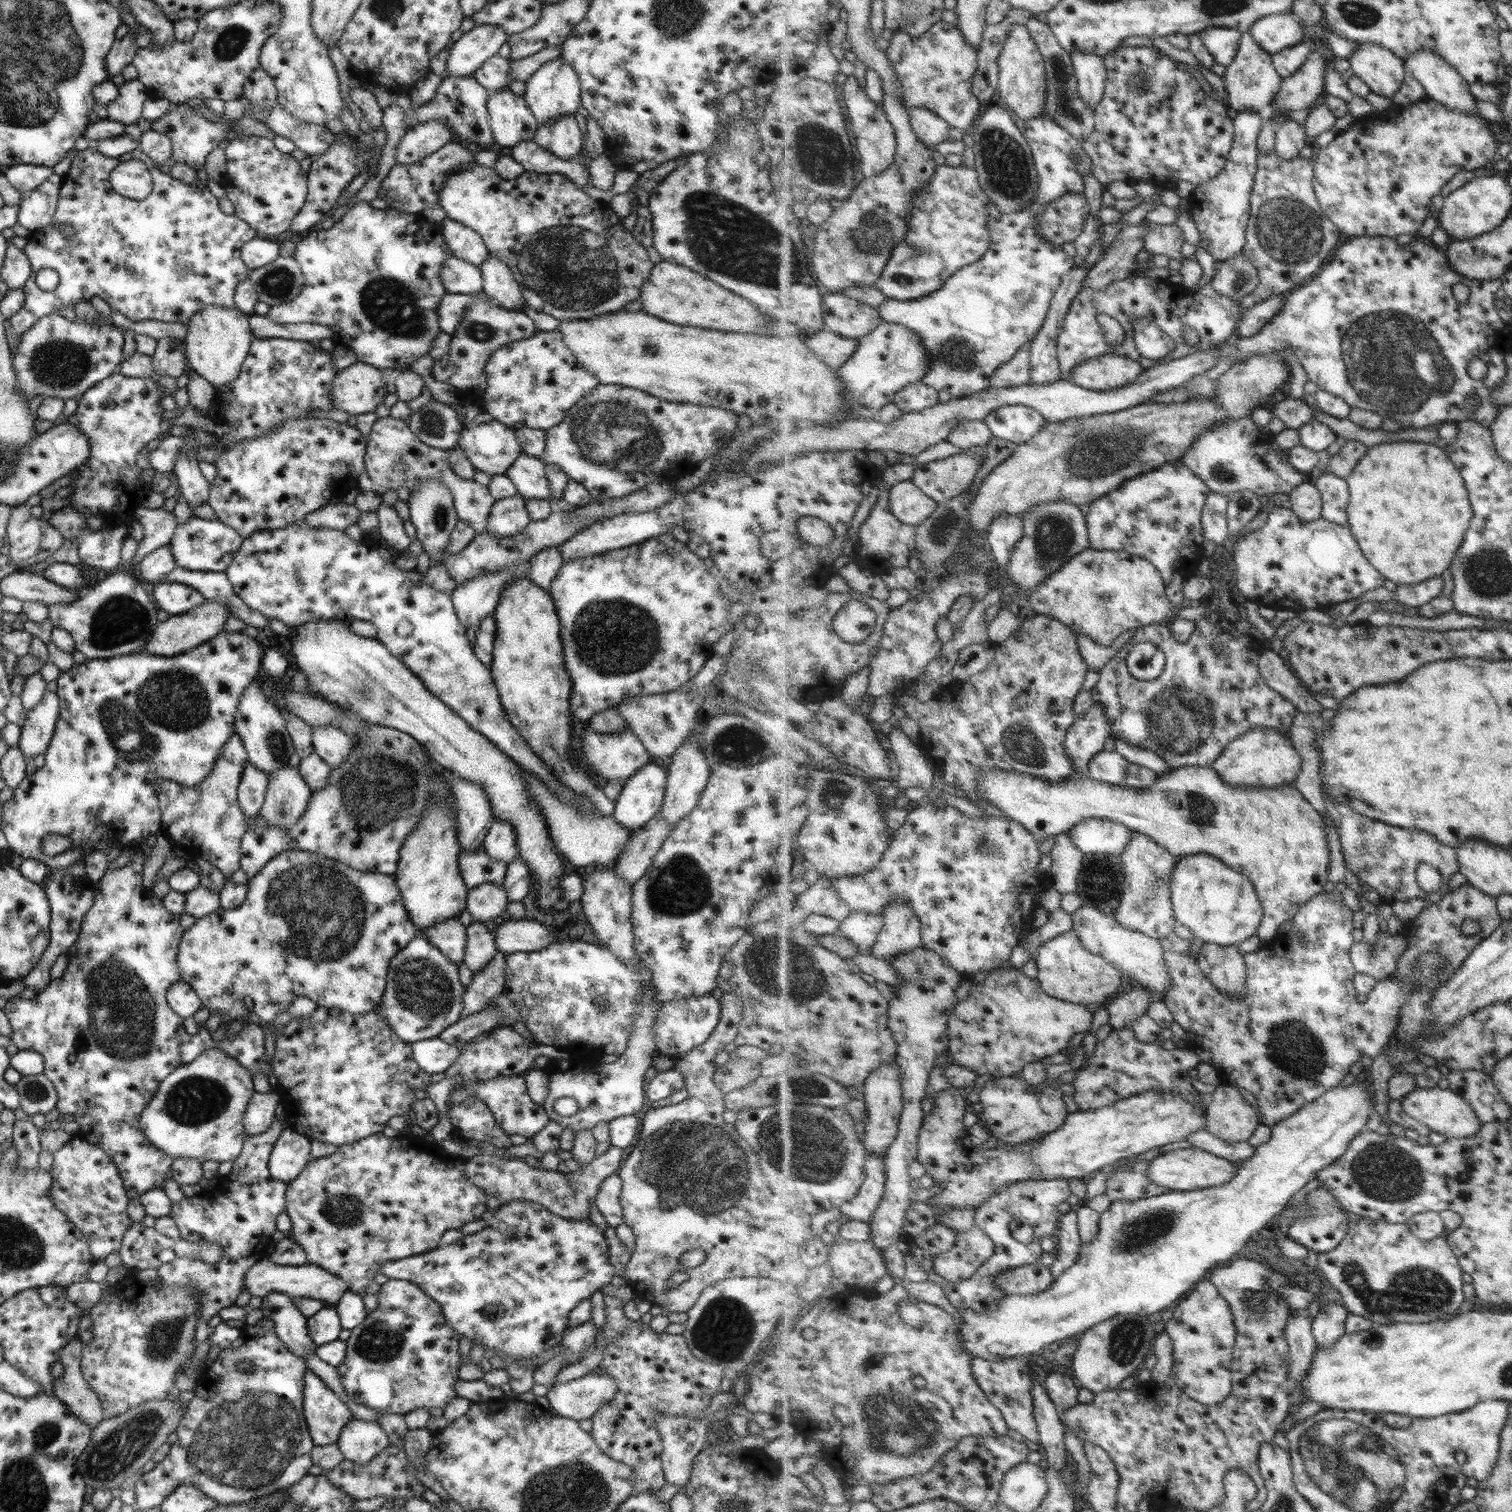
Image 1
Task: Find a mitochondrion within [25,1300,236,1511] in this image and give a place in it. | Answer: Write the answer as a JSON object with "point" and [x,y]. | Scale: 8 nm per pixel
{"point":[118,1449]}

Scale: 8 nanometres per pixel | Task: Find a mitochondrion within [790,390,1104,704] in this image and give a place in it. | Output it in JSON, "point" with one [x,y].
{"point":[1054,536]}

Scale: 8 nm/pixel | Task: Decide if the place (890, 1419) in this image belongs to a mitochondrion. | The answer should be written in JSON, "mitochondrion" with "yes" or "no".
{"mitochondrion":"yes"}

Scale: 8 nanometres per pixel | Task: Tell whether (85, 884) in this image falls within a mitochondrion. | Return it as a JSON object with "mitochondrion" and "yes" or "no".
{"mitochondrion":"no"}

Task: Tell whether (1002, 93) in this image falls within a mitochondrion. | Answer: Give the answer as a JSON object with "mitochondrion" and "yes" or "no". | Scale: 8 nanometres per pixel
{"mitochondrion":"no"}

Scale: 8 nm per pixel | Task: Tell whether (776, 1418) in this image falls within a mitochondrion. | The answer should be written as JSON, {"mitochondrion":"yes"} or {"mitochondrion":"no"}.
{"mitochondrion":"no"}

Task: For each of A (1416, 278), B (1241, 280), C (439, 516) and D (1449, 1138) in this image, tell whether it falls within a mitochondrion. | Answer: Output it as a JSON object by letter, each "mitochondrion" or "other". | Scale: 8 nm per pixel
{"A":"other","B":"mitochondrion","C":"mitochondrion","D":"other"}

